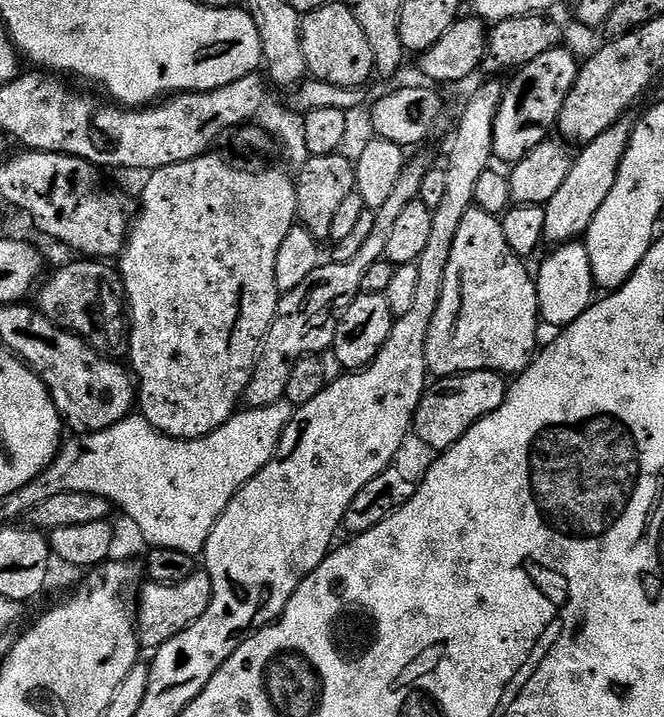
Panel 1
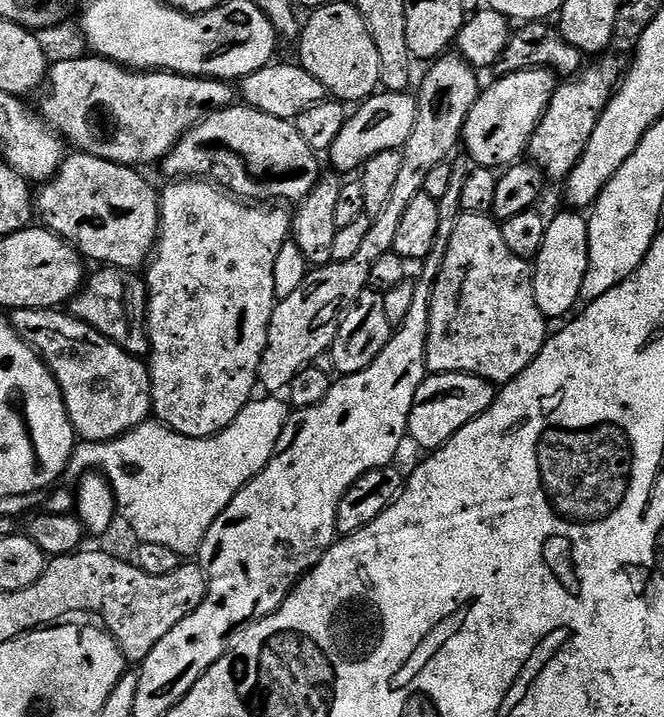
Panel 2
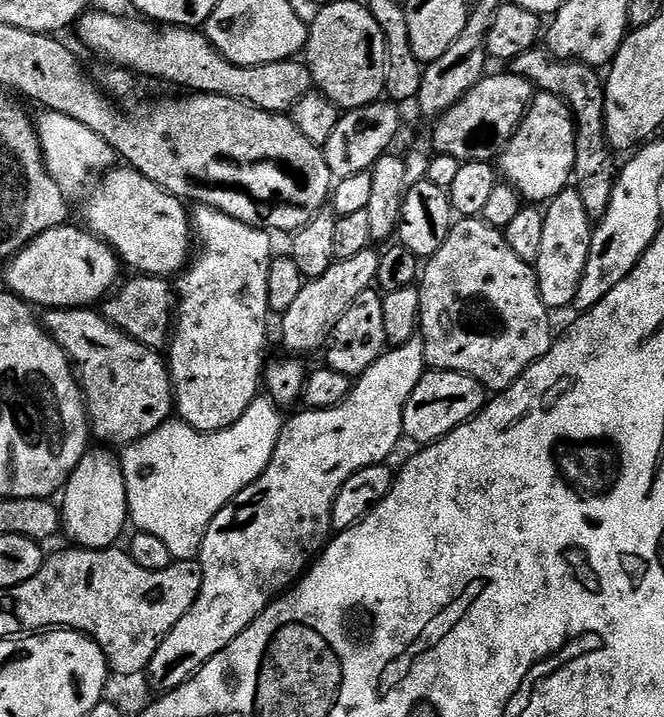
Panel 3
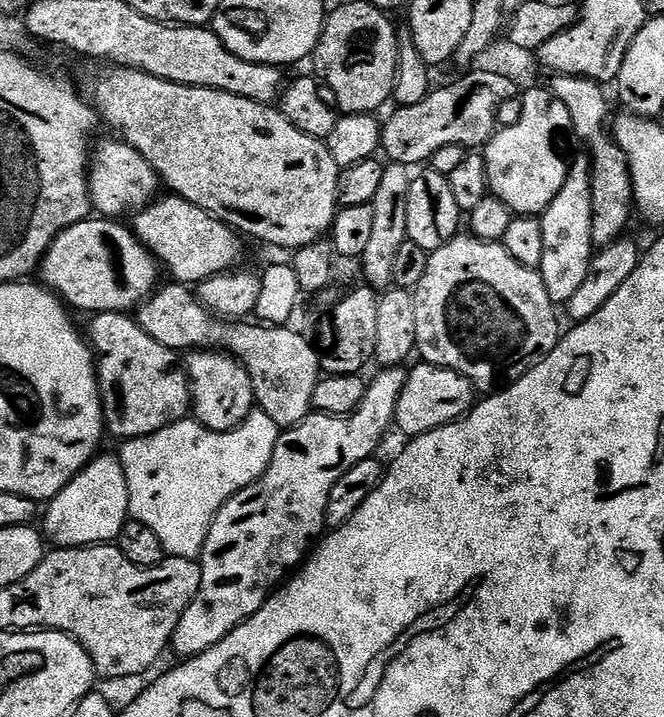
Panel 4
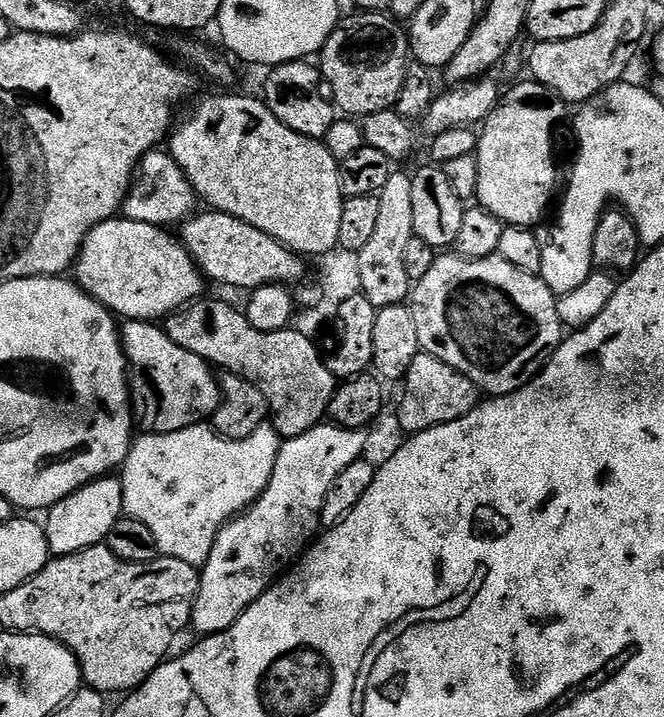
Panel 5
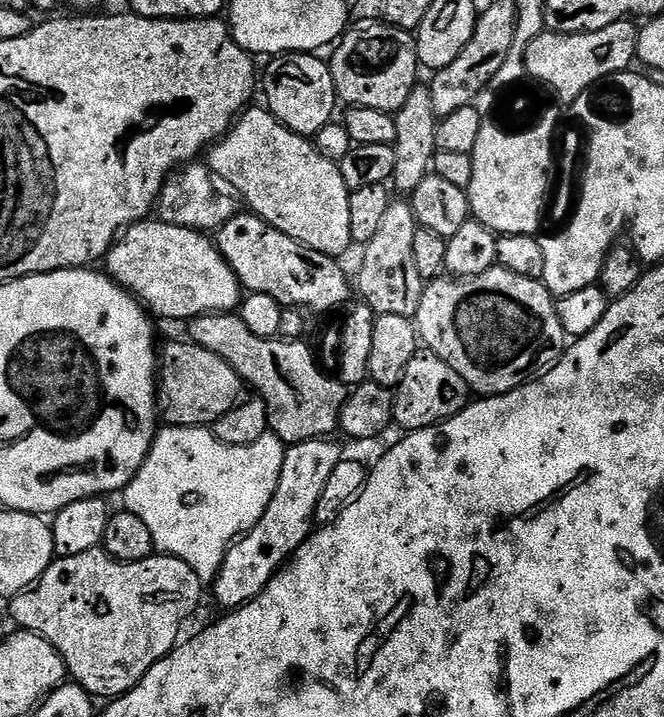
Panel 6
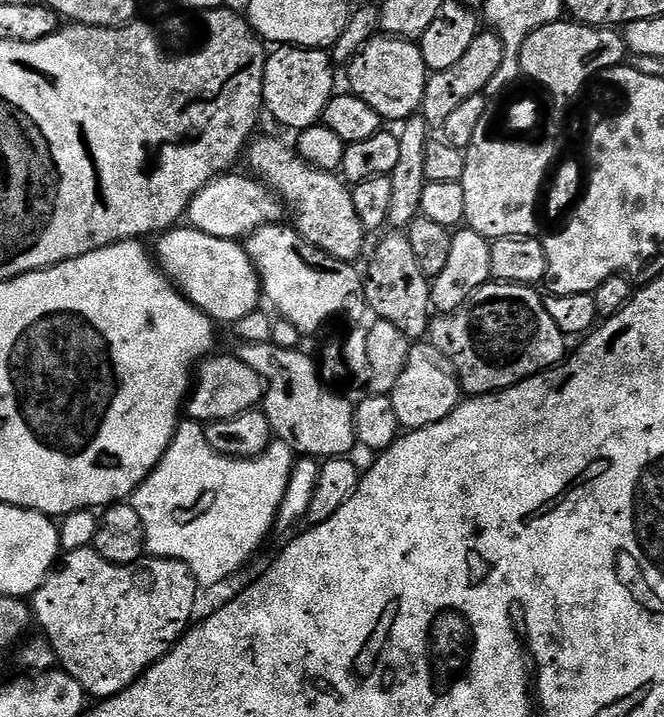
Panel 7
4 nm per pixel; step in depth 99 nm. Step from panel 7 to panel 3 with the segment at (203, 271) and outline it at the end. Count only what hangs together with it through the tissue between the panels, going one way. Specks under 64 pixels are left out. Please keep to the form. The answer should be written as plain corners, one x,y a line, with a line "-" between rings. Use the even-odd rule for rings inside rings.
61,226
46,230
46,234
38,234
38,238
34,238
3,265
3,287
40,310
99,305
121,279
120,257
104,240
93,236
83,227
72,227

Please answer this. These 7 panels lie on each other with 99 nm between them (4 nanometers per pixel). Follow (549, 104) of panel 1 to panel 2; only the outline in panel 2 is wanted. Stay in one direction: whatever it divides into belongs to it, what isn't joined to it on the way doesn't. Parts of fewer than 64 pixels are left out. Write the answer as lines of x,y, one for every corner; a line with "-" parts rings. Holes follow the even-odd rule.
526,68
522,72
515,72
509,76
502,76
493,79
493,84
481,91
478,102
470,110
470,114
464,123
464,135
462,137
462,148
468,151
471,162
478,168
490,168
503,170
519,161
527,153
528,143
543,118
544,112
548,109
548,103
553,94
556,93
558,77
551,68

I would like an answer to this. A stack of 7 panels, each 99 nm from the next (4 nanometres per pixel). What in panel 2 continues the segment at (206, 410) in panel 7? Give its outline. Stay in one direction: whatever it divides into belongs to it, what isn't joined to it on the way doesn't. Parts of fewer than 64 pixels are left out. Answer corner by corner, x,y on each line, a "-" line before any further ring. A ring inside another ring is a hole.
55,308
11,309
12,328
47,364
60,387
77,437
88,444
119,440
153,415
147,363
110,342
86,322

